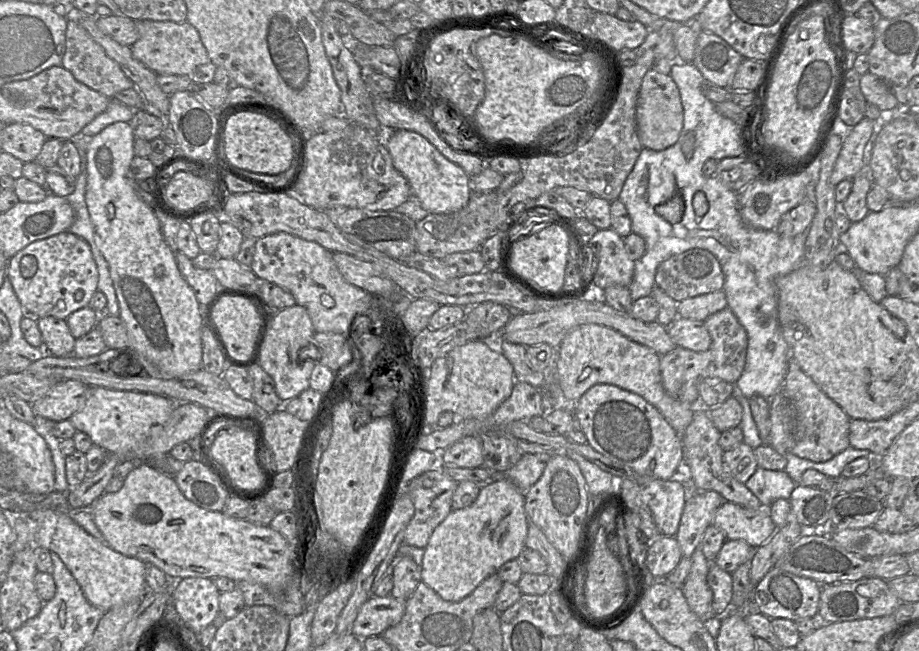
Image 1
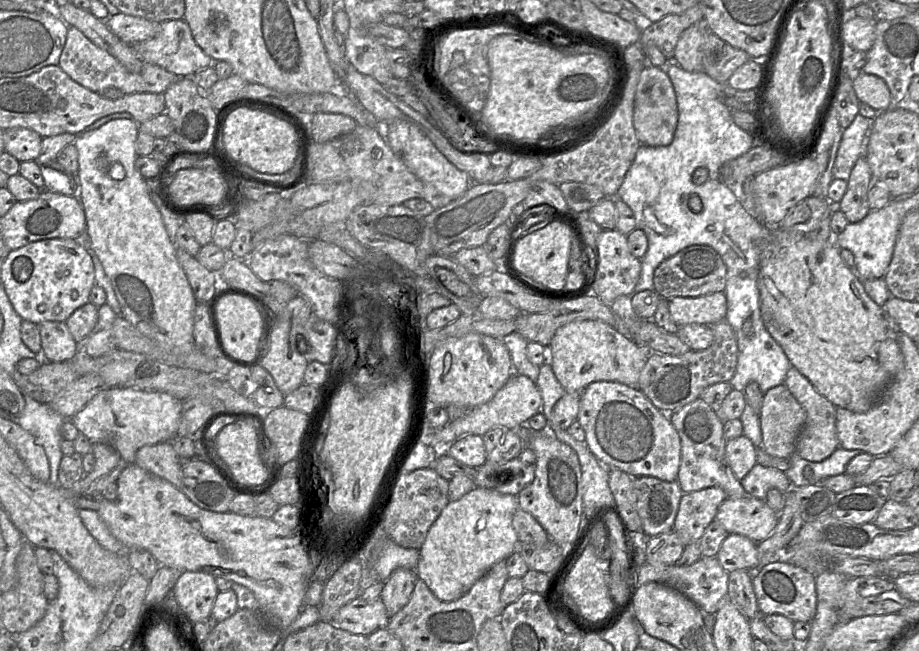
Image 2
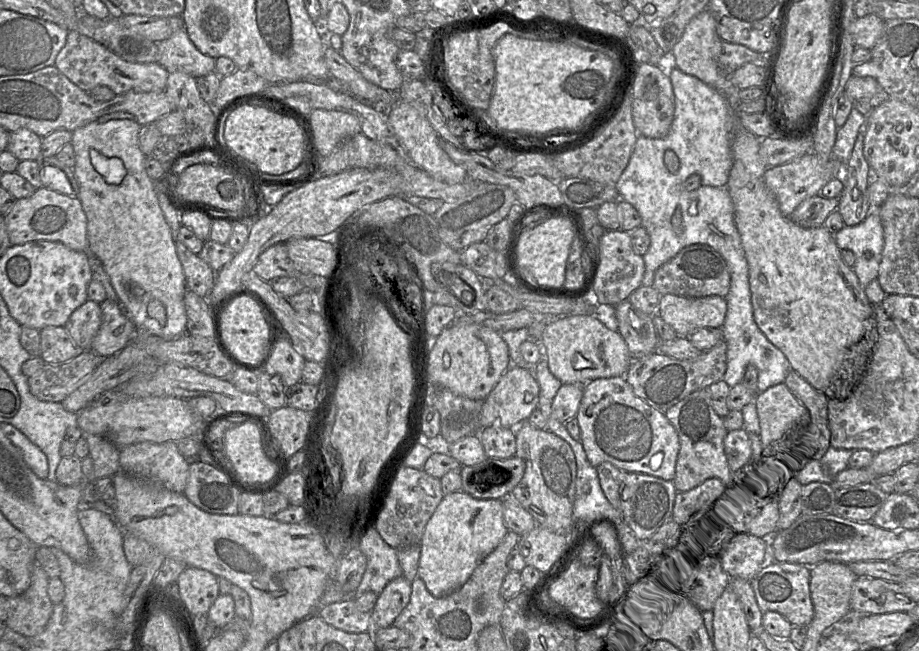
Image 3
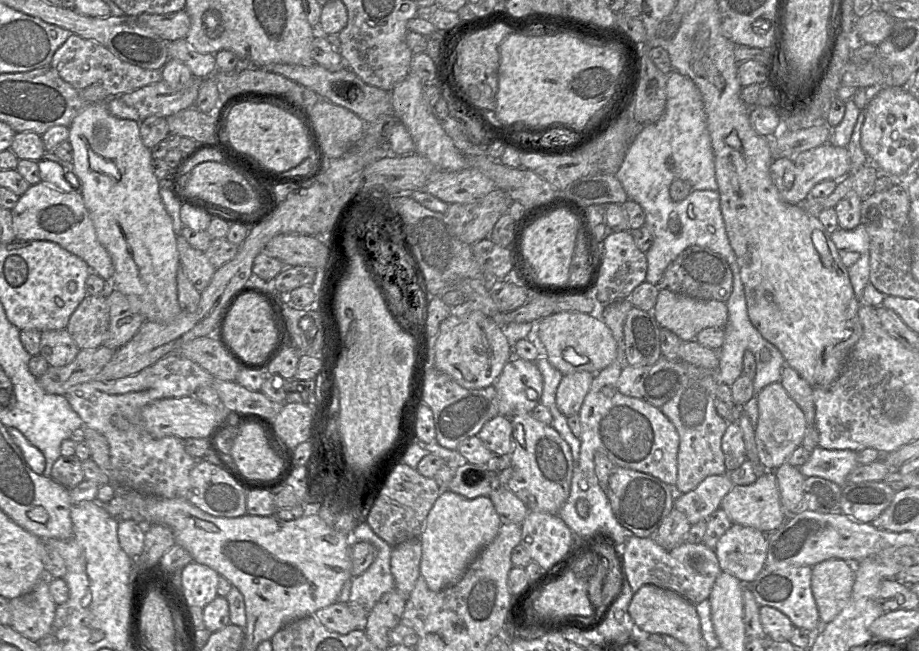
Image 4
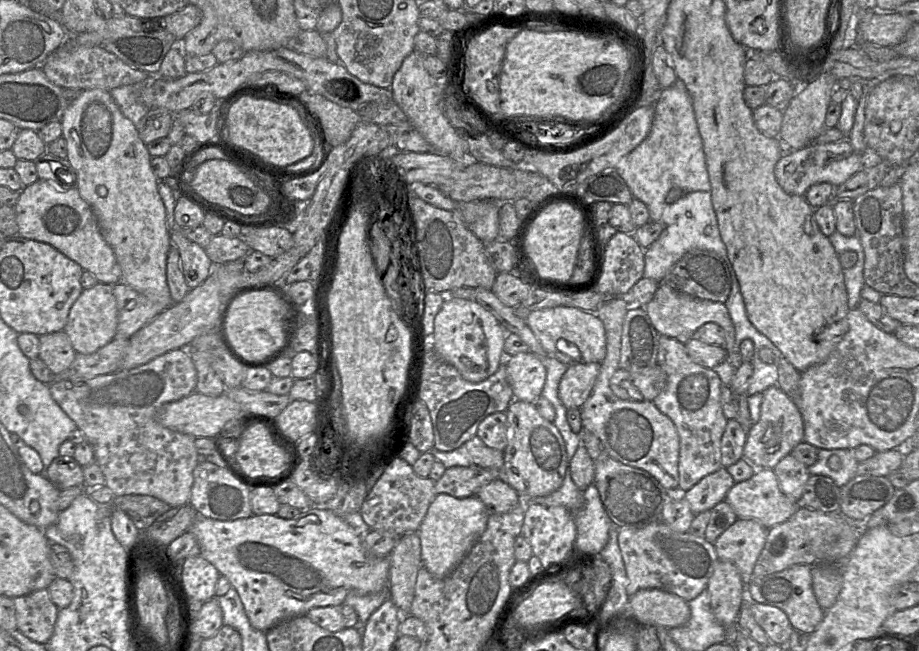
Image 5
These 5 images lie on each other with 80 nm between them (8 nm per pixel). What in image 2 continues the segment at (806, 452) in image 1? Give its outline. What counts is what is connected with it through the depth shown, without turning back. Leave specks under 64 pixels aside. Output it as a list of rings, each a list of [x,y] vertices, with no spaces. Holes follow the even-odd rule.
[[[793,366],[787,371],[784,384],[806,412],[805,424],[797,438],[795,453],[811,462],[825,460],[840,447],[836,432],[837,407],[821,395],[812,383]]]

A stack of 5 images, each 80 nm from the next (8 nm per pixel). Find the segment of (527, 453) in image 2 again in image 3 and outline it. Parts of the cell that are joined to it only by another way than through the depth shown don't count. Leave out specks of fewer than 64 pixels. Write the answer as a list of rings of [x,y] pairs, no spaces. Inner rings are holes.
[[[518,456],[488,458],[460,470],[461,490],[477,499],[503,499],[523,478],[525,461]]]

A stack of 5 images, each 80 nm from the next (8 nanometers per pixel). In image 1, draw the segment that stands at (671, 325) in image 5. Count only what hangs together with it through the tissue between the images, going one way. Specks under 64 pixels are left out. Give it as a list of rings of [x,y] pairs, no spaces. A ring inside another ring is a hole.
[[[723,290],[701,294],[677,302],[679,317],[705,321],[710,315],[727,307],[727,299]]]

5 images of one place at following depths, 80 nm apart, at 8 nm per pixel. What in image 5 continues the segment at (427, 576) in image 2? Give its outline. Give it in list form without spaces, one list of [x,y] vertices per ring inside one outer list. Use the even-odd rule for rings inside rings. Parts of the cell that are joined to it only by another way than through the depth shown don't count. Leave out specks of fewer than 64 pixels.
[[[444,493],[437,494],[417,531],[422,565],[436,578],[448,576],[485,531],[488,516],[488,509],[477,496],[456,498]]]

